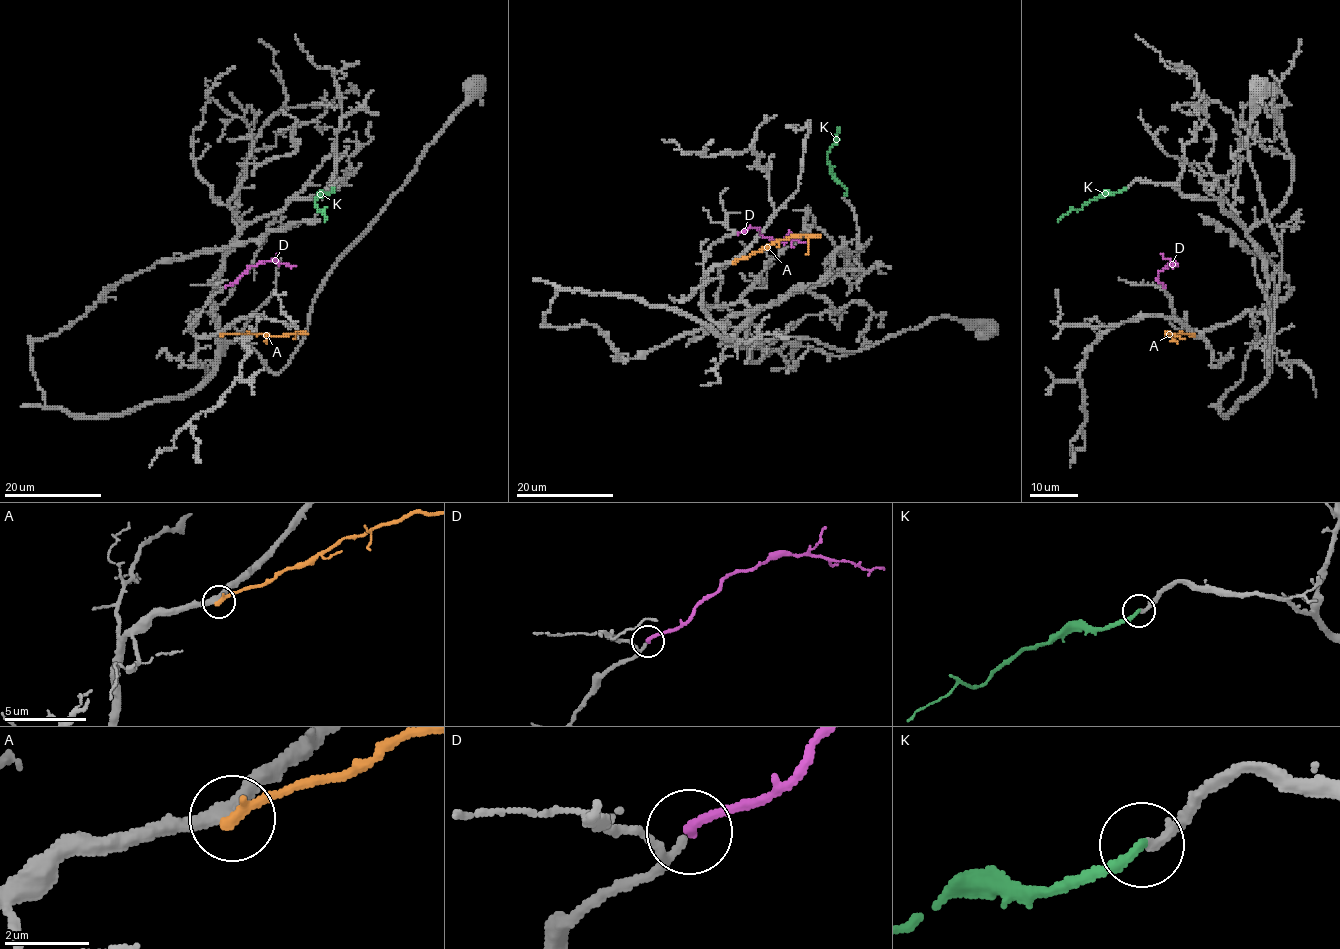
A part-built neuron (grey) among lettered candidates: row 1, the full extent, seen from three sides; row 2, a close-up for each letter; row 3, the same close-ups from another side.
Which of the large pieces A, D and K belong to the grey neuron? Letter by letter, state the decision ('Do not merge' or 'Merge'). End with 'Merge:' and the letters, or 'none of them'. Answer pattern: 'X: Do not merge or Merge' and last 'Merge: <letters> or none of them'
A: Do not merge
D: Merge
K: Merge
Merge: D, K

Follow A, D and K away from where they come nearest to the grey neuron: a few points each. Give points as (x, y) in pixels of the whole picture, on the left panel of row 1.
A: (221, 334), (258, 333), (278, 337), (295, 333), (294, 339)
D: (224, 287), (261, 261), (295, 265)
K: (332, 188), (334, 191), (321, 193), (315, 200), (315, 208), (323, 210), (325, 221)

